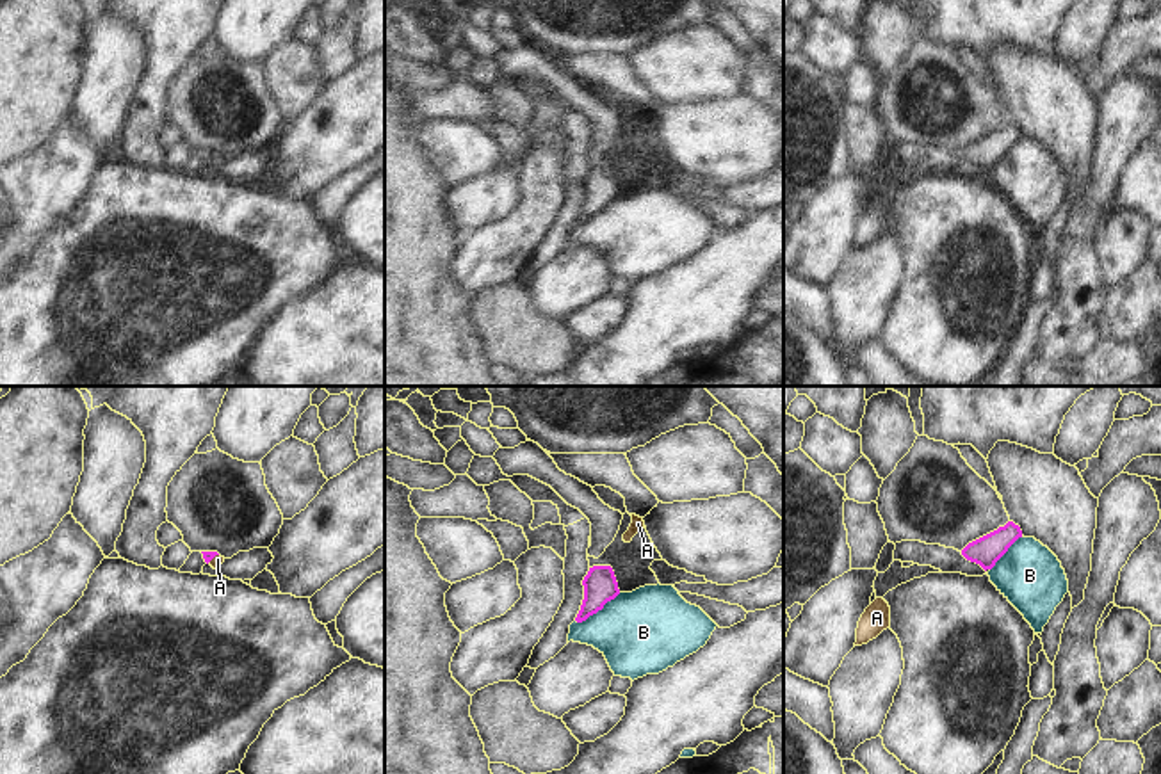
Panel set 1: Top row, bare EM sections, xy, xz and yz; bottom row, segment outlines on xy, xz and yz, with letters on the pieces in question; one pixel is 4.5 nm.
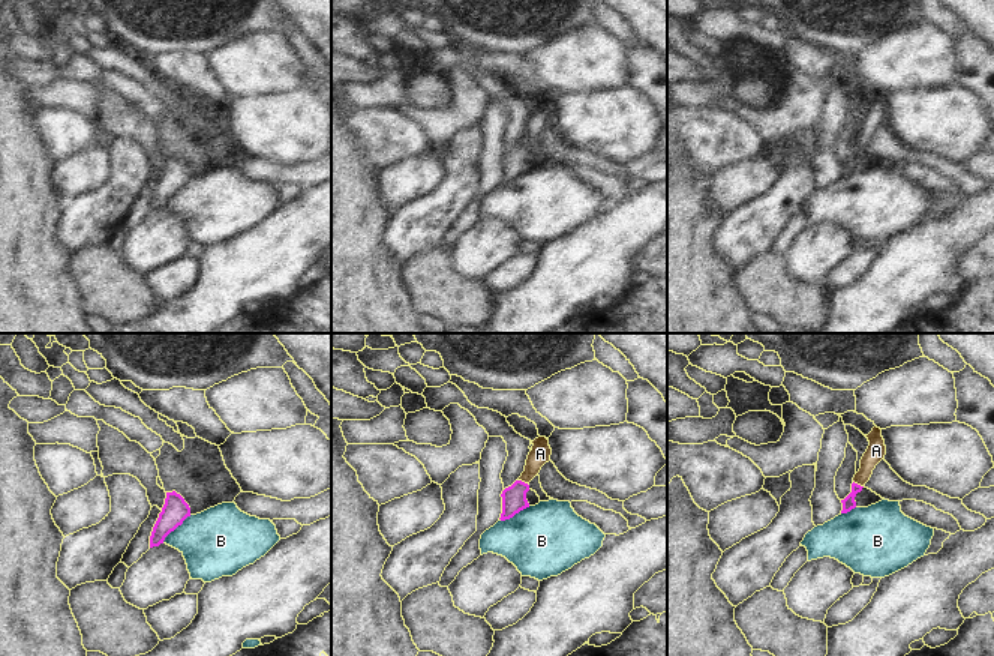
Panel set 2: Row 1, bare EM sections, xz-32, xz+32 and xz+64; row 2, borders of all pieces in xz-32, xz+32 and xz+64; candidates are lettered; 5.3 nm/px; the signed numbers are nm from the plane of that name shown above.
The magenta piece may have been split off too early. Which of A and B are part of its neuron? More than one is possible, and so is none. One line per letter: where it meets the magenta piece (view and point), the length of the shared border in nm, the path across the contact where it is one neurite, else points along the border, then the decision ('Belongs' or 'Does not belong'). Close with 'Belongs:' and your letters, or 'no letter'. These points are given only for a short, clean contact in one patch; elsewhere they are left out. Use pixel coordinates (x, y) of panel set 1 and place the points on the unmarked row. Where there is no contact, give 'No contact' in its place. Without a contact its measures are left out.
A: Touches magenta at xy (212, 159). Shared border 70 nm. Path across: xy (207, 157), (212, 159), (218, 161). Belongs
B: Touches magenta at xz (597, 212). Shared border 240 nm. Boundary: xz (620, 194), (584, 221), (576, 223). Does not belong
Belongs: A

